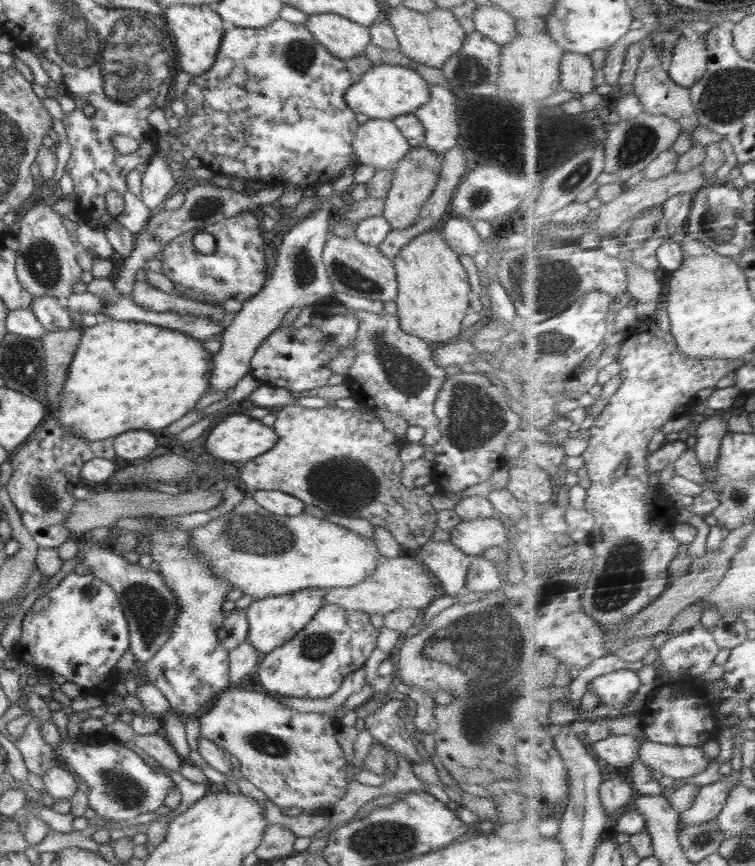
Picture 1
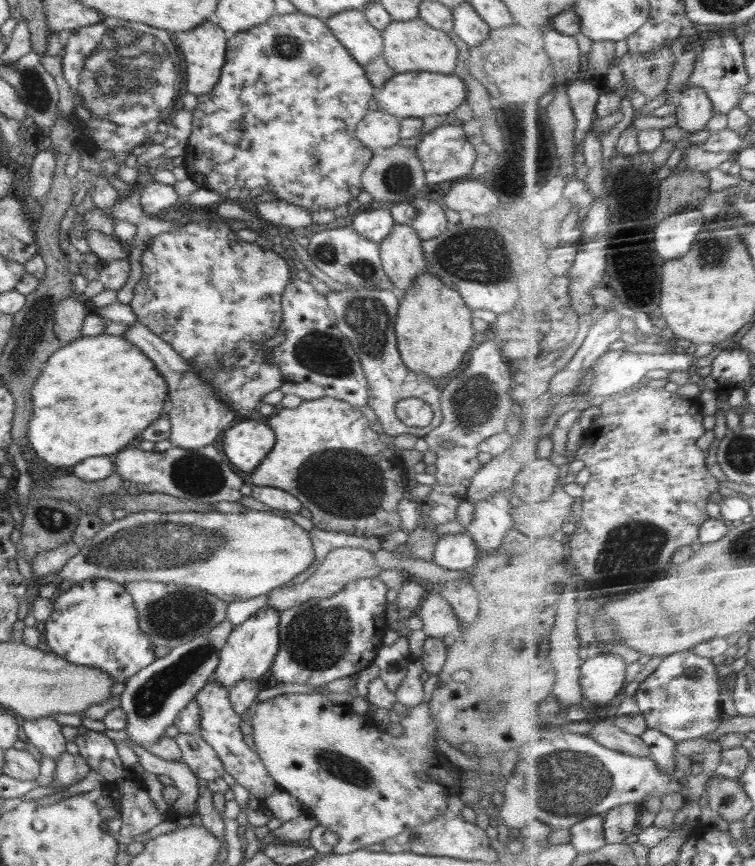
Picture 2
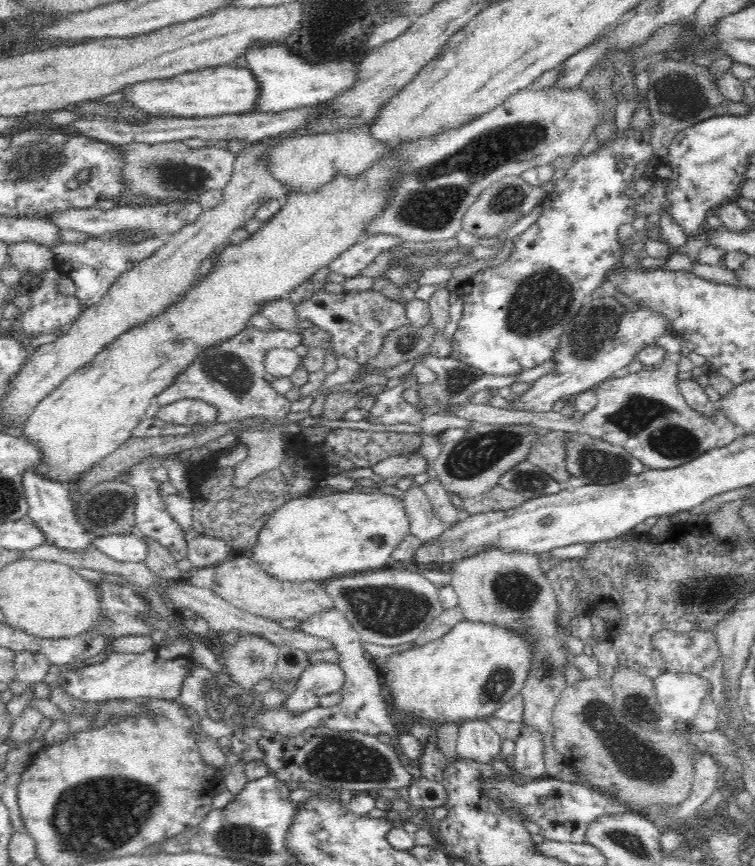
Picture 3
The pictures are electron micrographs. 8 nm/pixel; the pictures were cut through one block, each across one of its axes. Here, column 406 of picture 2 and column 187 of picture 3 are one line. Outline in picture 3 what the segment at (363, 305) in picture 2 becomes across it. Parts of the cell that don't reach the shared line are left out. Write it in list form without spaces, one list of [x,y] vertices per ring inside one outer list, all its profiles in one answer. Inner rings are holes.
[[[248,325],[232,338],[216,346],[208,346],[196,356],[196,360],[174,378],[172,385],[152,400],[152,405],[143,415],[139,426],[133,431],[132,436],[138,438],[156,438],[180,436],[201,430],[206,425],[176,425],[162,422],[157,419],[157,410],[183,401],[203,401],[216,406],[217,418],[214,423],[230,423],[249,420],[250,418],[264,418],[268,420],[282,420],[291,412],[291,402],[284,395],[278,394],[271,384],[264,378],[265,356],[272,348],[293,349],[301,342],[300,335],[286,330],[272,329],[264,331]]]

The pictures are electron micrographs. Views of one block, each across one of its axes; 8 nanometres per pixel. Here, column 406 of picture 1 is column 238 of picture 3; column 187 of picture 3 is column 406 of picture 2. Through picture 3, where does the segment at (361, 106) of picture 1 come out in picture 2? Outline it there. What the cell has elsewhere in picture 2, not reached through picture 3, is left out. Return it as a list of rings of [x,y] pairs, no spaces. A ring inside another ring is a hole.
[[[413,71],[395,73],[384,86],[376,88],[373,98],[380,111],[400,118],[421,118],[434,114],[454,114],[456,108],[466,102],[468,87],[458,76],[452,74]]]

